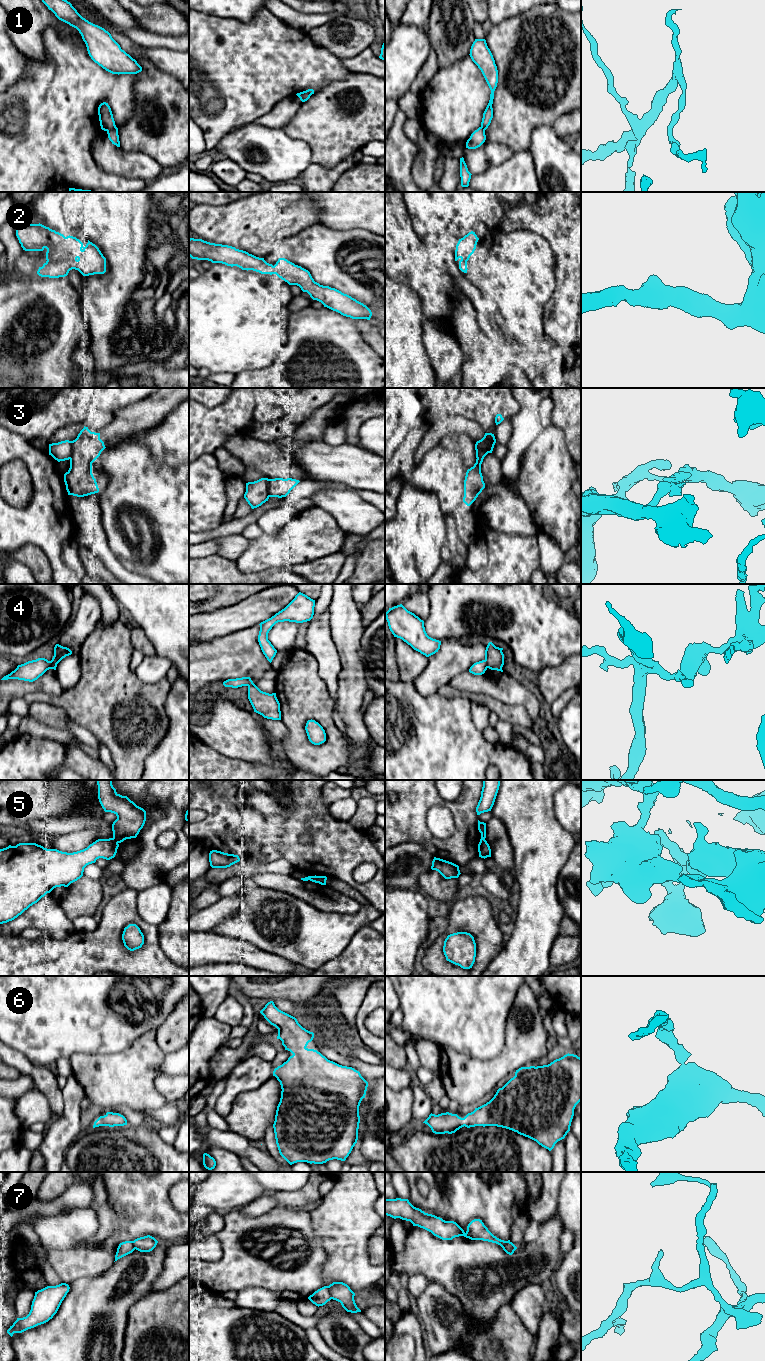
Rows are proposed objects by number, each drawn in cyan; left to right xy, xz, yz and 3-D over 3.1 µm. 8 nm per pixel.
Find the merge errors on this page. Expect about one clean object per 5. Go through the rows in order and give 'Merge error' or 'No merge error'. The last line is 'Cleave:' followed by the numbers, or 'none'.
1: Merge error
2: No merge error
3: Merge error
4: Merge error
5: Merge error
6: No merge error
7: Merge error
Cleave: 1, 3, 4, 5, 7

